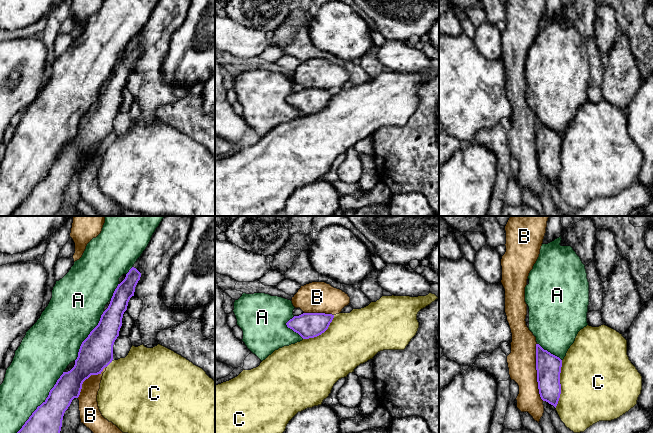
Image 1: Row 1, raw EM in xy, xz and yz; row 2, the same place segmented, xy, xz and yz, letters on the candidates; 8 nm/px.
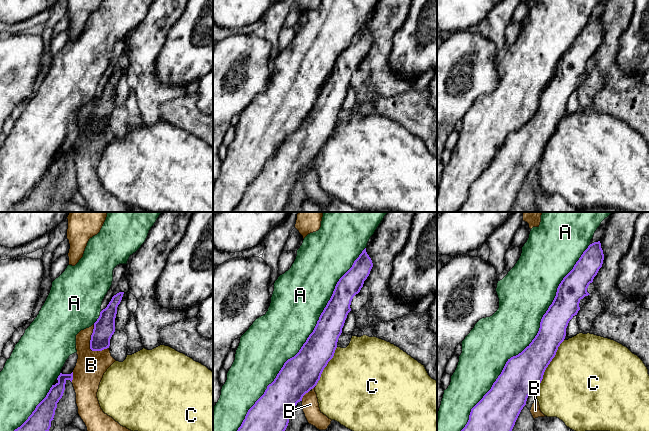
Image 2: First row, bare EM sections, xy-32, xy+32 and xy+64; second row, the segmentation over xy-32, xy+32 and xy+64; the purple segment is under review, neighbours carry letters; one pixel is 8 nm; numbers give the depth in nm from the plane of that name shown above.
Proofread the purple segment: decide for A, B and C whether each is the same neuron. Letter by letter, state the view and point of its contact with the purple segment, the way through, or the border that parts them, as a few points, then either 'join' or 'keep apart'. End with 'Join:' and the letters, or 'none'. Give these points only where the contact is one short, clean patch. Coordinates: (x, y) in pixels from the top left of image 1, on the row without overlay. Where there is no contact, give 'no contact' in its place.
A: meets purple in xy at (40, 181); join
B: meets purple in yz at (537, 148); keep apart
C: meets purple in yz at (560, 160); keep apart
Join: A

